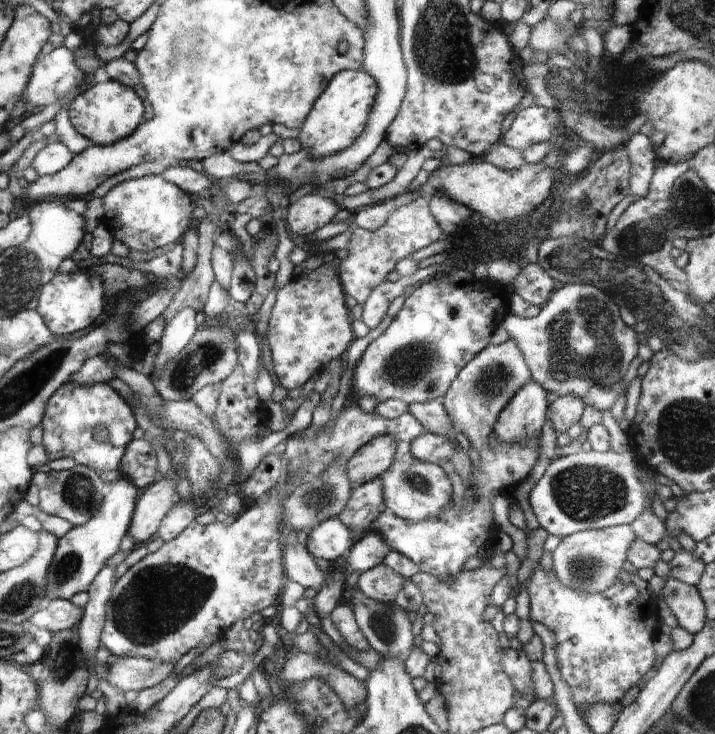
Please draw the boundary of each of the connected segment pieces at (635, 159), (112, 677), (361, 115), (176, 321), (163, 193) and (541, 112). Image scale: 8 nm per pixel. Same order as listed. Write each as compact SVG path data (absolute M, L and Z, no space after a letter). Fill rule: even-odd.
M641 132L633 134L625 147L631 162L629 194L644 197L649 191L657 153L651 145L650 137Z
M142 657L114 658L109 662L105 679L124 692L143 690L174 674L175 664Z
M364 69L337 72L316 99L300 128L298 139L302 148L314 158L347 149L364 132L377 92L376 81Z
M193 309L177 312L165 325L163 335L159 340L159 352L151 369L159 373L164 365L173 359L190 342L199 329Z
M146 175L119 183L109 190L104 200L104 223L114 239L132 250L150 252L176 240L183 240L189 228L197 222L194 209L198 196L193 197L162 175Z
M537 102L517 113L509 130L501 135L500 142L519 151L526 150L533 144L548 141L552 128L562 127L561 121L557 109L546 108L544 102Z

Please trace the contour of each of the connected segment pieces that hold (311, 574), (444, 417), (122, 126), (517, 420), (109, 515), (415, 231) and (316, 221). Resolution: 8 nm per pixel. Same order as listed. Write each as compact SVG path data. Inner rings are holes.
M301 541L284 547L283 561L287 580L296 581L305 589L320 590L325 585L327 576L318 568Z
M441 398L425 403L409 404L407 412L420 420L424 431L428 430L434 434L446 435L454 439L456 432L453 422L442 406Z
M115 80L94 84L70 105L69 117L72 126L92 145L109 145L130 136L140 126L144 114L144 103L132 87Z
M530 380L500 411L493 433L500 443L520 443L539 437L546 422L548 401L543 386Z
M117 478L108 483L105 497L93 517L86 524L71 528L64 537L57 540L57 547L48 565L46 577L47 601L54 599L70 601L74 594L87 592L94 577L106 564L106 560L120 550L120 541L129 532L140 493L132 482L124 478Z
M418 195L416 200L393 211L387 223L377 231L351 227L353 235L347 245L347 257L340 262L339 281L345 294L362 304L386 276L395 270L396 264L410 254L426 248L442 236L443 230L431 213L429 199Z
M314 191L291 206L284 206L284 210L290 230L294 234L308 236L326 226L341 208L328 193Z

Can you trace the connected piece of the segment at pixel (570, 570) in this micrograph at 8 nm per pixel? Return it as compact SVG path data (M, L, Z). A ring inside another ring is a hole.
M630 525L588 529L565 536L551 552L552 572L565 587L590 595L603 593L619 581L618 574L624 570L628 549L636 539Z

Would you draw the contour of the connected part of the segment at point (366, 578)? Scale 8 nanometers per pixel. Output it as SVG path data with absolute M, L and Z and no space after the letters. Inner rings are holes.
M382 562L365 570L360 576L358 586L368 598L390 604L395 602L405 580L401 574Z

